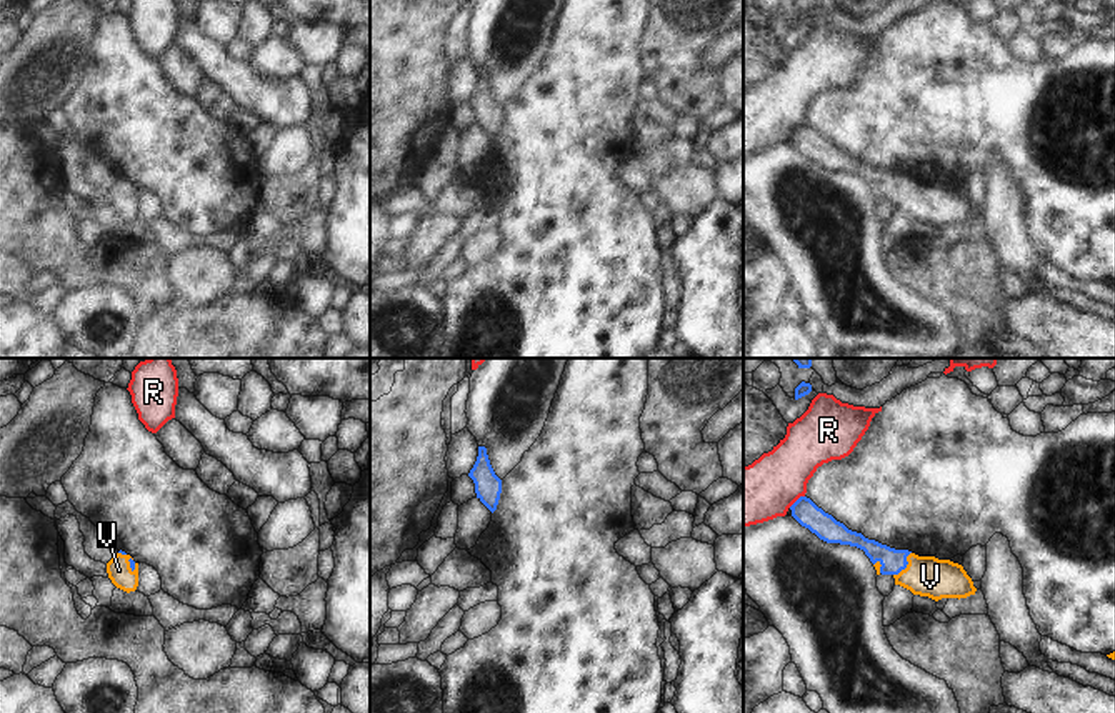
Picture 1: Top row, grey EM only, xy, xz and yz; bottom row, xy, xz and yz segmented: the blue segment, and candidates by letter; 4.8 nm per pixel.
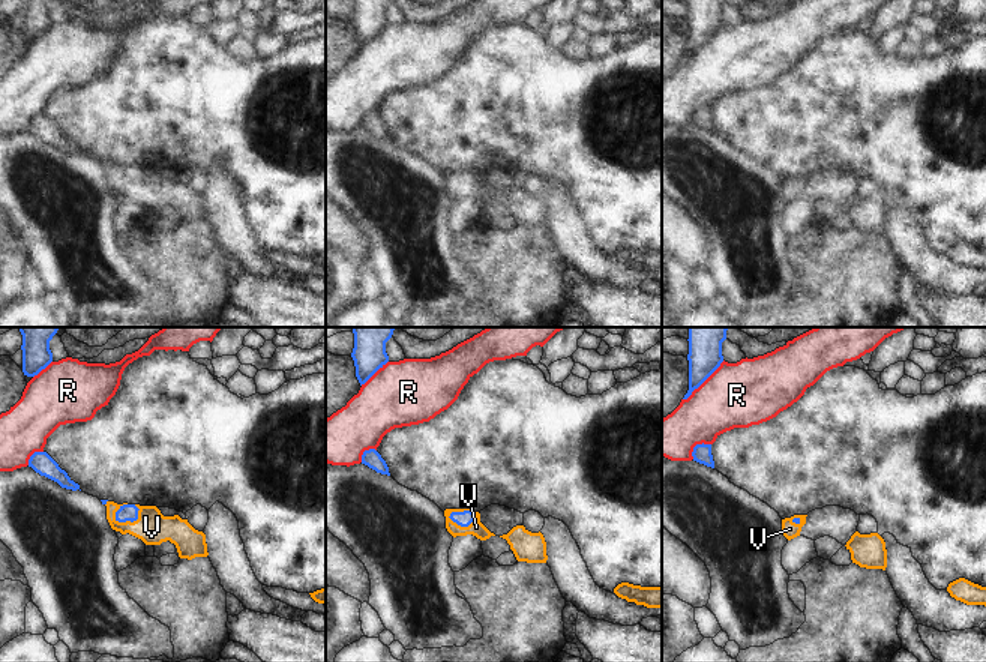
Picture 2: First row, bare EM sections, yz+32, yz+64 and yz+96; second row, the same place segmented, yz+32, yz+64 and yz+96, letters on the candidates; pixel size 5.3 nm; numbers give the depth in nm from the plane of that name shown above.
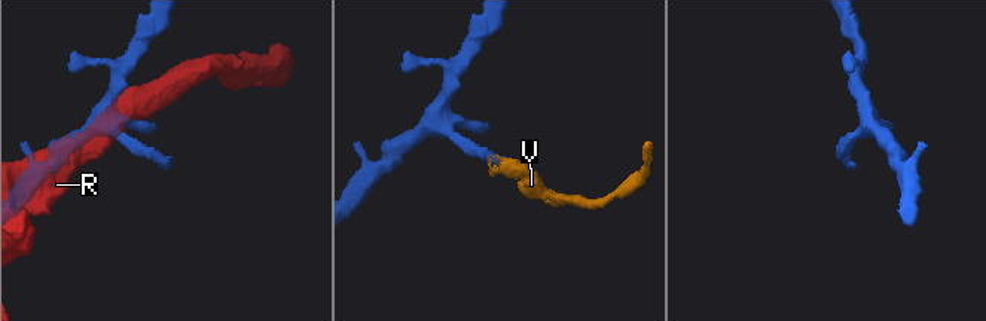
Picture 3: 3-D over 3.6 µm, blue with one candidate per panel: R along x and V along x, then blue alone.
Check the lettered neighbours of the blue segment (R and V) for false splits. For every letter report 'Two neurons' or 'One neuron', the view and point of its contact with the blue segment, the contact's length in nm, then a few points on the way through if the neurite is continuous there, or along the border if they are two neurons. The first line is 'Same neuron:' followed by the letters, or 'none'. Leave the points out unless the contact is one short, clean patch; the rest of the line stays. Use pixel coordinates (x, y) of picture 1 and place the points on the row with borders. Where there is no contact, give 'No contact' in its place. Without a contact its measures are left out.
Same neuron: V
R: Two neurons. Touches blue at yz (797, 500). Shared border 100 nm
V: One neuron. Touches blue at yz (907, 563). Shared border 150 nm. Path across: yz (892, 560), (907, 563), (917, 573), (930, 577)

